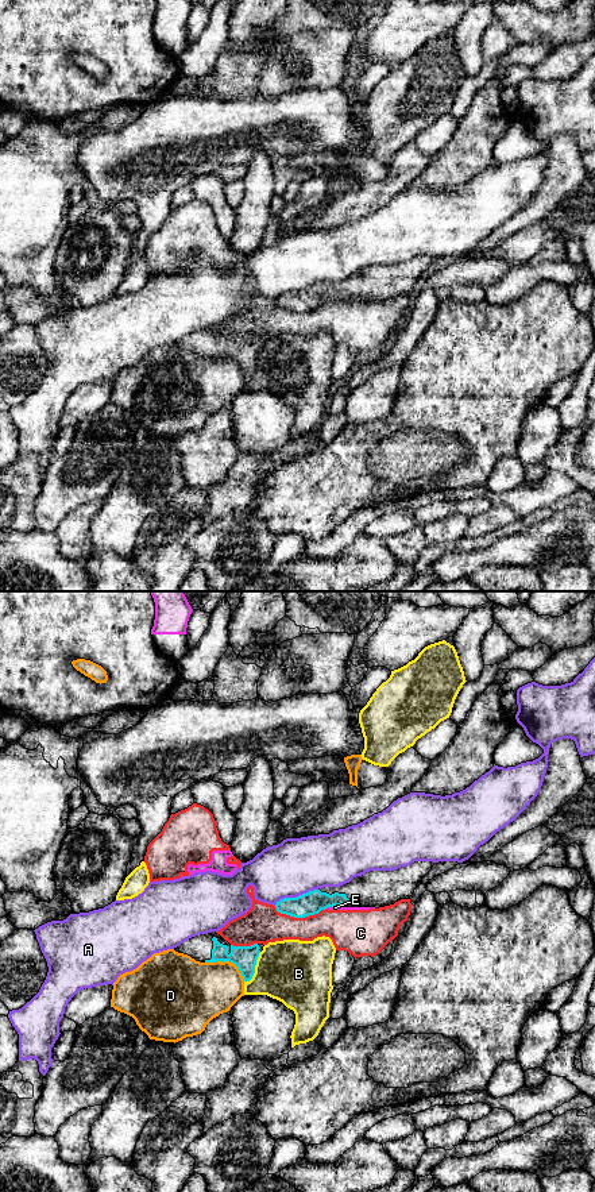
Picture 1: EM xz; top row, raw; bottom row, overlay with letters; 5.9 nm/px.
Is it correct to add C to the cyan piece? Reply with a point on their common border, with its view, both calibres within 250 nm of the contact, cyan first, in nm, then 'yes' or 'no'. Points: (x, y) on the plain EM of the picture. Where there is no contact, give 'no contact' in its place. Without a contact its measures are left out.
xz (300, 312) | 140/240 nm | no

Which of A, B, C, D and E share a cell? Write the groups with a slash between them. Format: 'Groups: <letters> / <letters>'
Groups: A / B / C E / D

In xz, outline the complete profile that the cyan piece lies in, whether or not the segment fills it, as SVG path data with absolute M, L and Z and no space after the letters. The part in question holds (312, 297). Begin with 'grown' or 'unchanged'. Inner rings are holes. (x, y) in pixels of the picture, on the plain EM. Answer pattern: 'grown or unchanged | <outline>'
grown | M414 256L394 266L370 266L340 282L324 282L277 297L281 309L305 313L333 301L385 302L409 294L432 265L432 256Z

